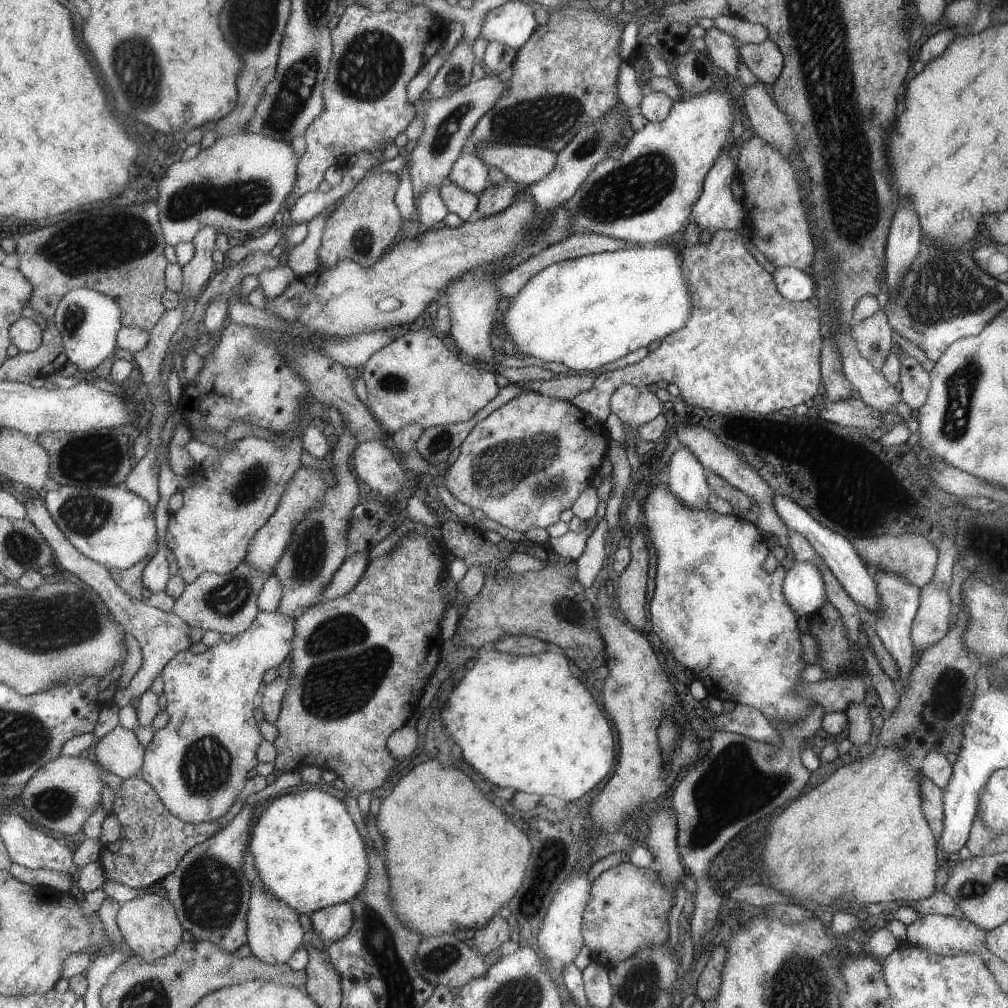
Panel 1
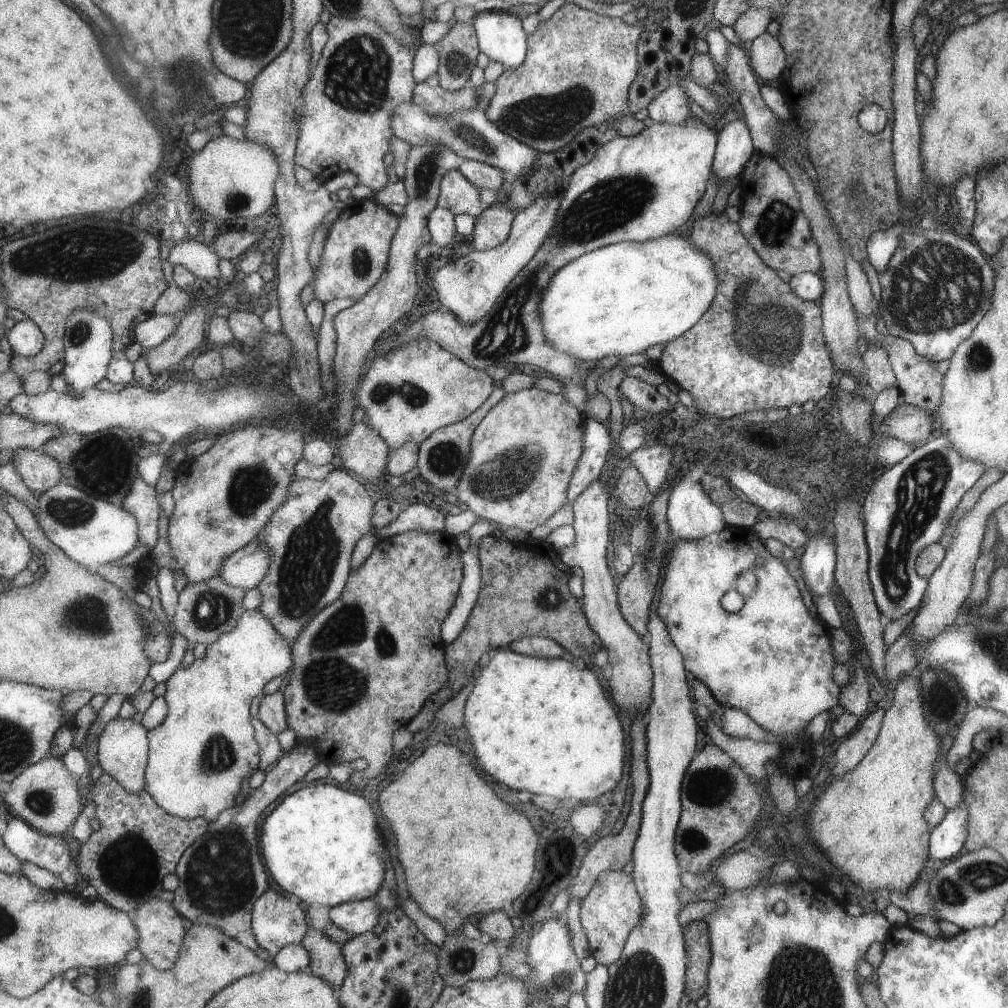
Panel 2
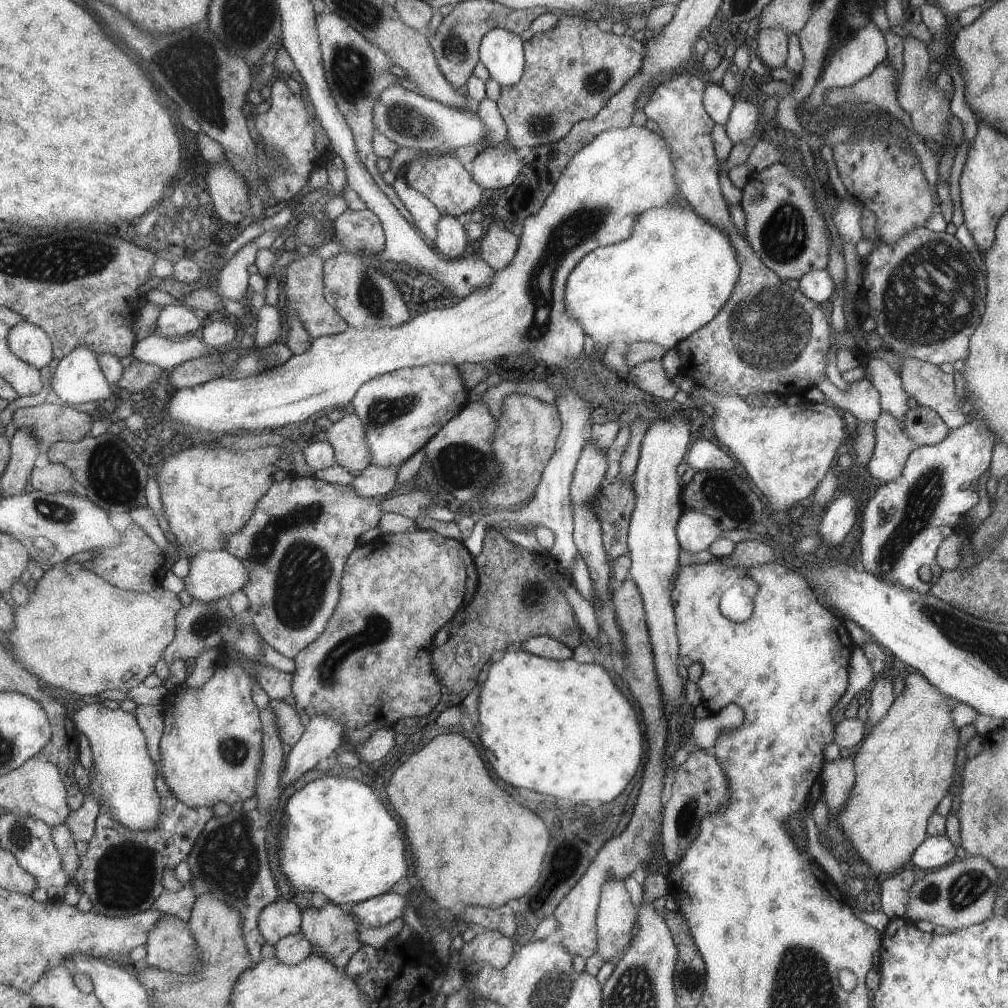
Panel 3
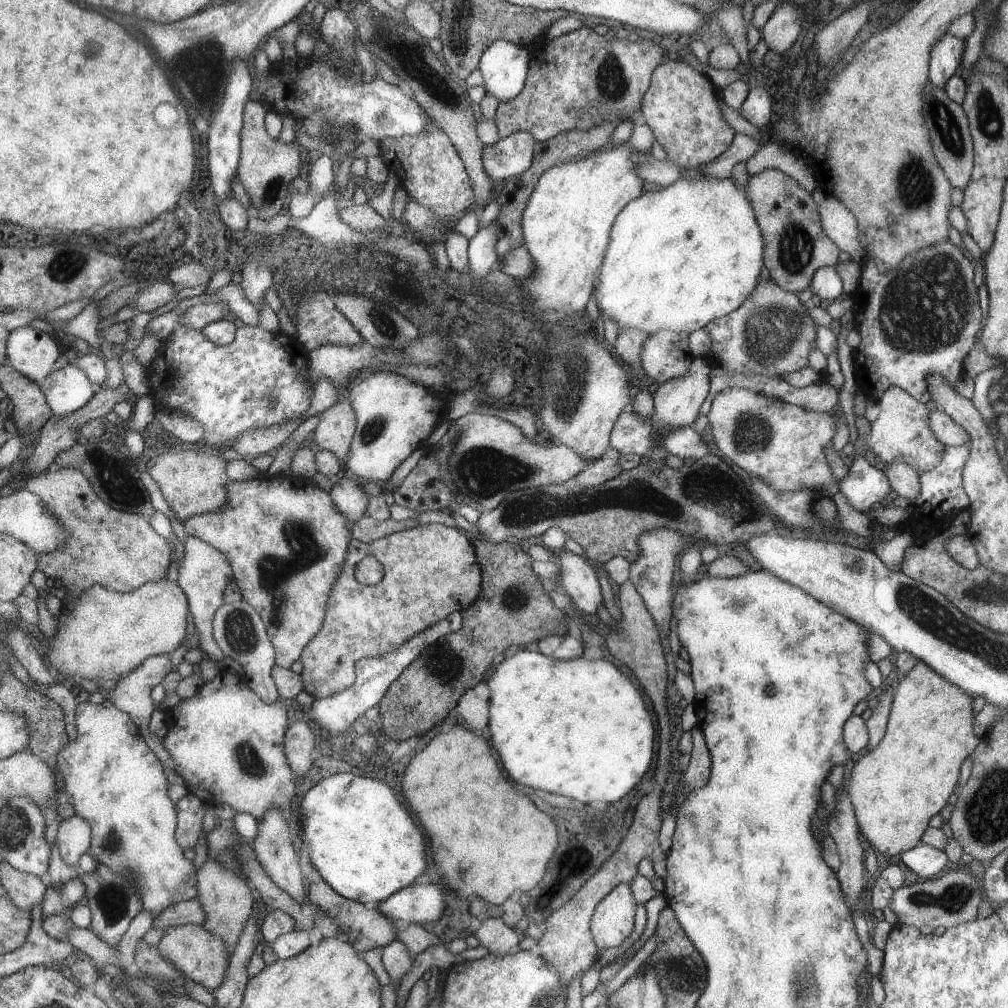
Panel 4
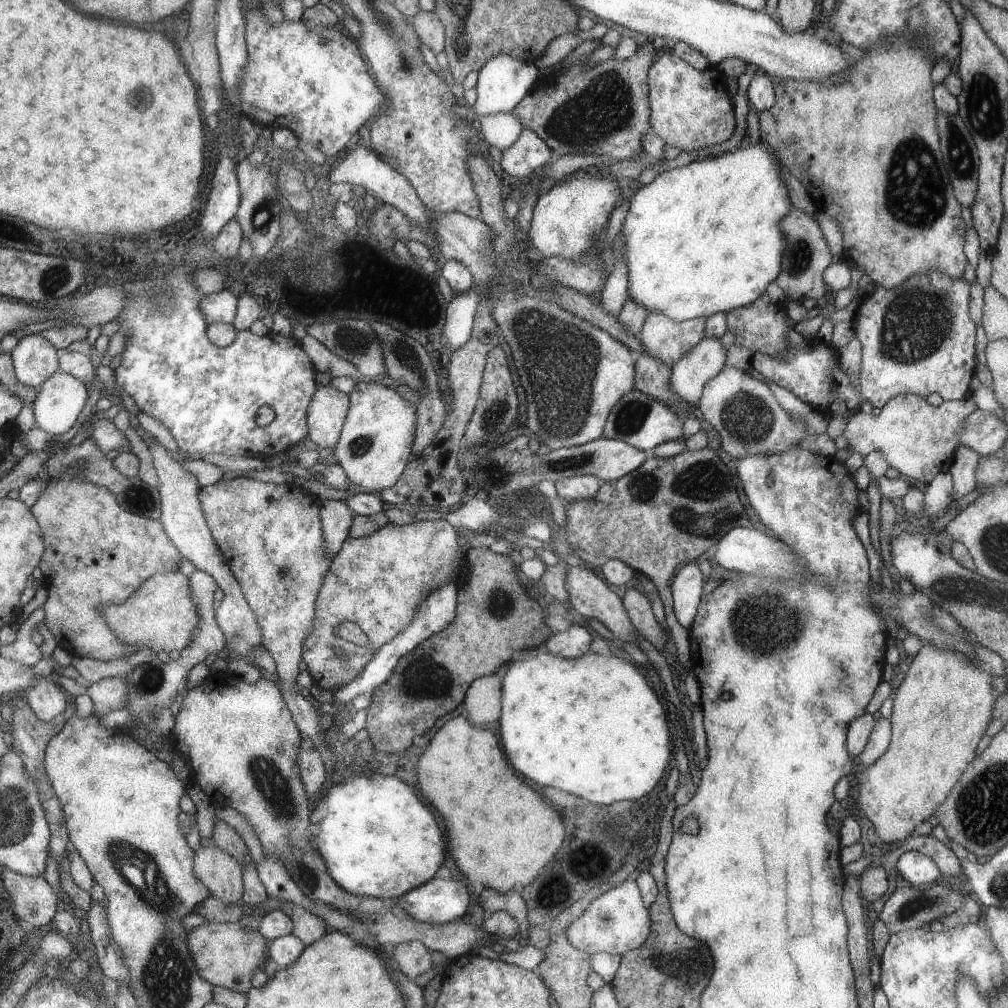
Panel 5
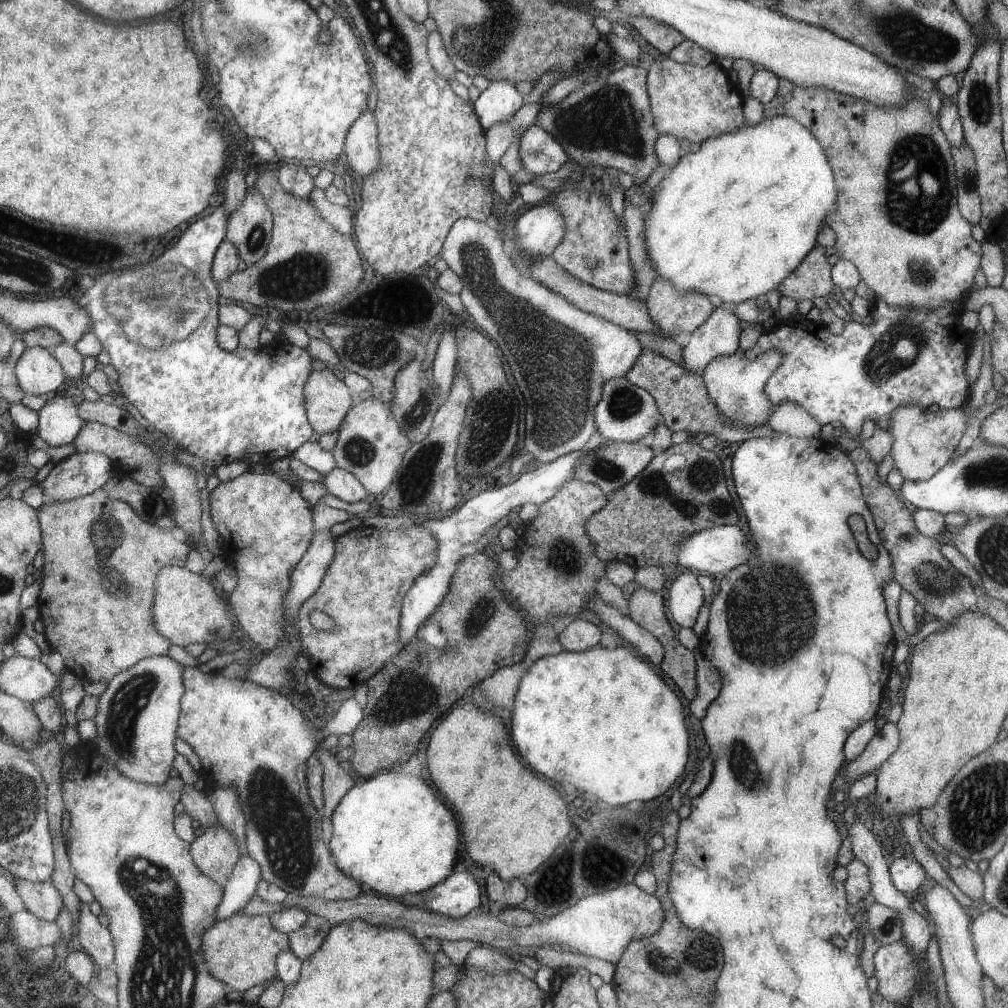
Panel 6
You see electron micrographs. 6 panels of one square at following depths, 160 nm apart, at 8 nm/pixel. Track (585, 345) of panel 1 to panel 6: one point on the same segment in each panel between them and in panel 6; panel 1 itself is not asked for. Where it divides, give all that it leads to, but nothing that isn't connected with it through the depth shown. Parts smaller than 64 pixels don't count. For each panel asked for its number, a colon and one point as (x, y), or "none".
2: (620, 299)
3: (672, 274)
4: (678, 257)
5: (701, 239)
6: (730, 221)

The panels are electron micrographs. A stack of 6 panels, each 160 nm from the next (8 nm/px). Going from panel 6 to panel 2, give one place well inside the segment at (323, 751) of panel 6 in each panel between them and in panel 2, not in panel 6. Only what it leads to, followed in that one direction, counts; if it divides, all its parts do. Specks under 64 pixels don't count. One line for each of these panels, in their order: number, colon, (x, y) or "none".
2: (311, 536)
3: (295, 546)
4: (285, 541)
5: (272, 541)

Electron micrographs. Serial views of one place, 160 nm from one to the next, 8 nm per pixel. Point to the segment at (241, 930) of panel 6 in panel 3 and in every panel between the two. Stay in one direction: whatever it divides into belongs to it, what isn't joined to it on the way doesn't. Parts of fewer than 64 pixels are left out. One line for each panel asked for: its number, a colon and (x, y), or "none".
3: (170, 947)
4: (199, 956)
5: (226, 955)

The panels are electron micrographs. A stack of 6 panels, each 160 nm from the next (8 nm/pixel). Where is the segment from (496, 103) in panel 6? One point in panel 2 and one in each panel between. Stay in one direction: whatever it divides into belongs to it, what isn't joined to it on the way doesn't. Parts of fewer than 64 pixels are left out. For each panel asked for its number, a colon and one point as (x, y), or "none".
2: (501, 36)
3: (501, 51)
4: (503, 64)
5: (503, 81)

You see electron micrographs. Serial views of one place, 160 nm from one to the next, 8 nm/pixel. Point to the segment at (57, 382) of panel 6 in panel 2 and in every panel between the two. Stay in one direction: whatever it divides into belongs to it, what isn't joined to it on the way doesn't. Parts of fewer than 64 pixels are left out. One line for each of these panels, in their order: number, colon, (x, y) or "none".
2: (26, 338)
3: (31, 343)
4: (32, 352)
5: (36, 358)

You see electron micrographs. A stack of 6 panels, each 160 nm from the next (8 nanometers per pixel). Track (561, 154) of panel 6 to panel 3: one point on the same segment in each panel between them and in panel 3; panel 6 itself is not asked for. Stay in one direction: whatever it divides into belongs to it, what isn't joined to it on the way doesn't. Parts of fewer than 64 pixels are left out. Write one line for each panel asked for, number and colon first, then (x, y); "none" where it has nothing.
3: (496, 167)
4: (512, 154)
5: (526, 155)

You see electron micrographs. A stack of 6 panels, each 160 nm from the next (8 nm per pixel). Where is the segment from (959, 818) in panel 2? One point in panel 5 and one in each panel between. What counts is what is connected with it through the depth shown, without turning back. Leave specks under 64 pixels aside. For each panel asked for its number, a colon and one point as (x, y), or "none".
3: (935, 851)
4: (924, 860)
5: (919, 870)

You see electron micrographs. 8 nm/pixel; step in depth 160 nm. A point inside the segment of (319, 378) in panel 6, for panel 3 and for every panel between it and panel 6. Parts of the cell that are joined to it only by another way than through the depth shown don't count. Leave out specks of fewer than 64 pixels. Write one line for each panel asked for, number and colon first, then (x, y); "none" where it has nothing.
3: (347, 436)
4: (334, 432)
5: (326, 415)

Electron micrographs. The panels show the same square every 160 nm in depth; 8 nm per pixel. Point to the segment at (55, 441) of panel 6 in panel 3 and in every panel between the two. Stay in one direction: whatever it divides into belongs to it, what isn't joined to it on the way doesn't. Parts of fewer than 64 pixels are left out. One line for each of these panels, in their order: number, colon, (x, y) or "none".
3: (79, 377)
4: (68, 389)
5: (60, 400)

